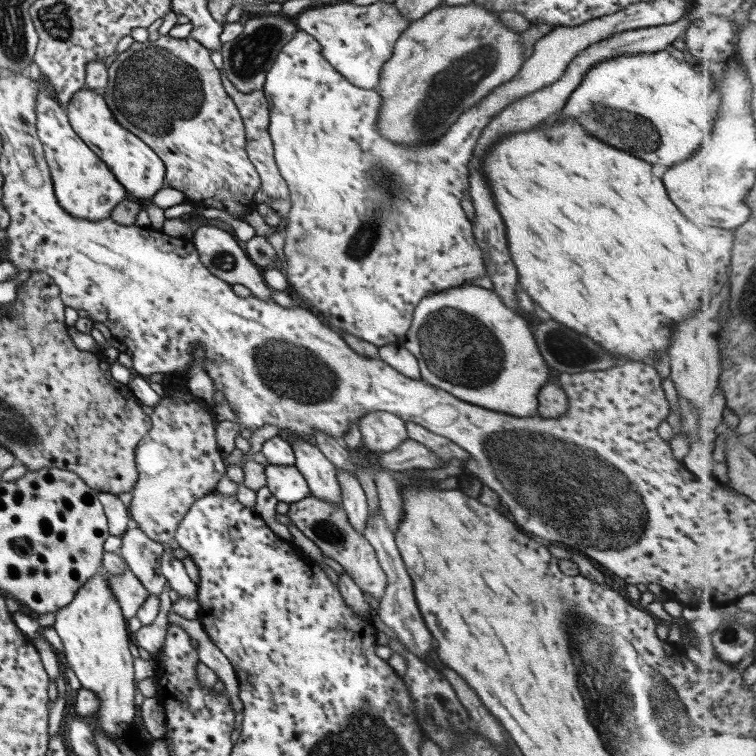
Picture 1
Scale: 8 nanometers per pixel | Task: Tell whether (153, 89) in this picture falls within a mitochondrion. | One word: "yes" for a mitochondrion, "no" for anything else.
yes

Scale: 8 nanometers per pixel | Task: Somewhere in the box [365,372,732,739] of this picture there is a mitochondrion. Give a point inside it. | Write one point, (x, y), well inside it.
(530, 470)

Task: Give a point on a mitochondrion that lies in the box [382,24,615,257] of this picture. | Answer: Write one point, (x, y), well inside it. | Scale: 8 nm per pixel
(451, 86)

